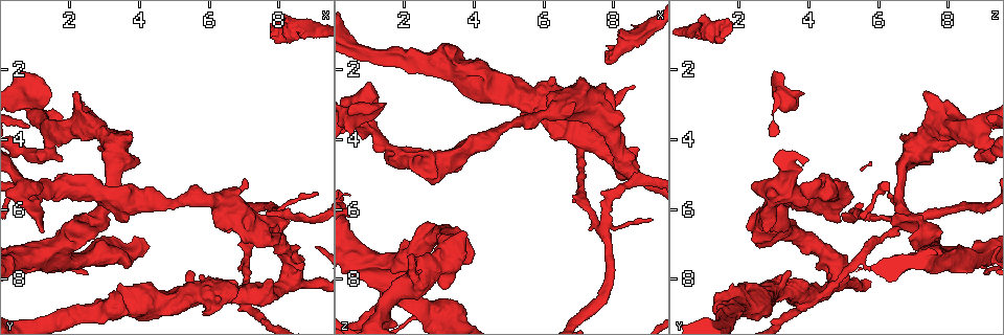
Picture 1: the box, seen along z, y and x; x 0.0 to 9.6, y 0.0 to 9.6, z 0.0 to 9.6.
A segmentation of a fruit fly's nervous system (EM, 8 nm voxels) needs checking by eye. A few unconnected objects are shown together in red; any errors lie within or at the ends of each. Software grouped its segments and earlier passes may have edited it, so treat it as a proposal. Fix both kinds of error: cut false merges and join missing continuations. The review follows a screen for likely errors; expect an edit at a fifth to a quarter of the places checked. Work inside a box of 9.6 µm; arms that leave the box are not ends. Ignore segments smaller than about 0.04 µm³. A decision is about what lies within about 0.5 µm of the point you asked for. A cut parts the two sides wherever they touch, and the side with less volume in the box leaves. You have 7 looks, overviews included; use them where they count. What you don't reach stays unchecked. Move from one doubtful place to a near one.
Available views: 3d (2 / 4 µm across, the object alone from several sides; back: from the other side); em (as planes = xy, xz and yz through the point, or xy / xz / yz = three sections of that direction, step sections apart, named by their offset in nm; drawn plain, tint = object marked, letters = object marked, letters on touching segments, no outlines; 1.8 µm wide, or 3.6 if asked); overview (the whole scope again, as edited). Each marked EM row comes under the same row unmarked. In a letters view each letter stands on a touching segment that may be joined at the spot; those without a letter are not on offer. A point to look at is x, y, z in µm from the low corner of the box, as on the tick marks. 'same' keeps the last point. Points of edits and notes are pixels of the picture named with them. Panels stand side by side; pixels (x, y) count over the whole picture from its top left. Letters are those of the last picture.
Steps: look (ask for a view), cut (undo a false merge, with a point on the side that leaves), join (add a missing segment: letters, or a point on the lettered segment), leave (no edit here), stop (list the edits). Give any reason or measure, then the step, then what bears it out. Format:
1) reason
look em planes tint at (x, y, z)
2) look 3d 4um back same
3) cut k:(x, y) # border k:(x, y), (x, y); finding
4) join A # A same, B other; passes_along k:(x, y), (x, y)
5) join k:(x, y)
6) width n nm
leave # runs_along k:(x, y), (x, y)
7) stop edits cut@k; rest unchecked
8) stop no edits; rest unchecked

thin arm on a thick one
look em 3.6um planes letters at (7.10, 8.45, 4.15)

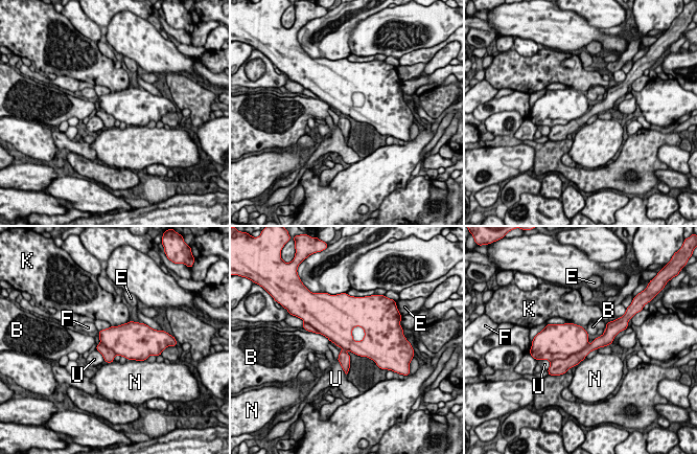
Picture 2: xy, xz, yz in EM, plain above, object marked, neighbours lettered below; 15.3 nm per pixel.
cut 2:(558, 367) # B other, E other, F other, K other, N other, U other; part_leaving 2:(608, 332), (581, 356), (558, 362); a second cell is stuck on

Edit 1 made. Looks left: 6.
abrupt turn
look 3d 2um at (1.15, 4.45, 9.05)

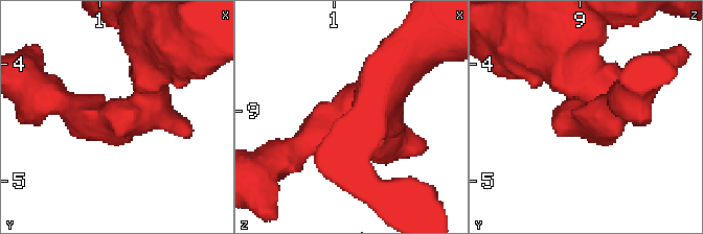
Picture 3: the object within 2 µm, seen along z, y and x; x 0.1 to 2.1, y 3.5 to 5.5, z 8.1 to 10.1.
look em planes tint at (1.18, 4.48, 9.04)

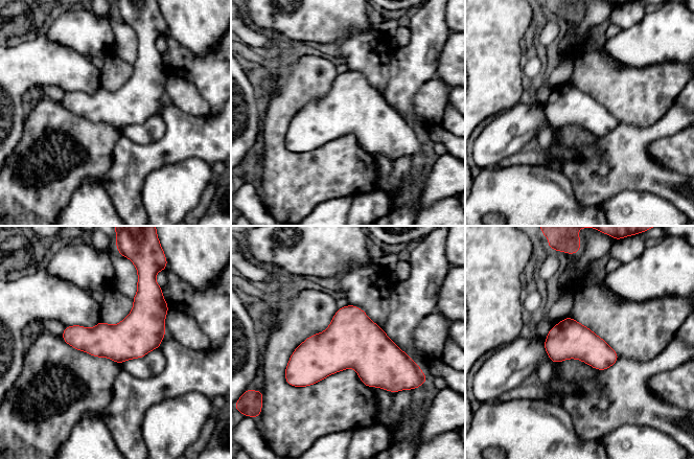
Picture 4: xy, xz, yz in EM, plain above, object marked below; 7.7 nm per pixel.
look em planes letters same

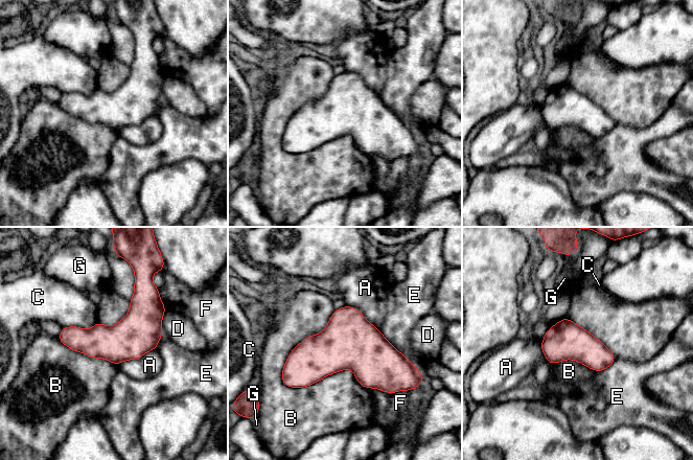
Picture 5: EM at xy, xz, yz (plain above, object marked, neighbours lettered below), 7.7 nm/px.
leave # A other, B other, C other, D other, E other, F other, G other; border 5:(336, 309), (287, 355), (281, 380); one cell here

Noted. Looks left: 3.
abrupt turn
look 3d 4um at (0.70, 2.30, 3.05)

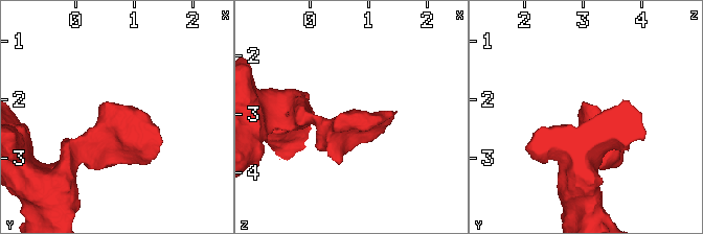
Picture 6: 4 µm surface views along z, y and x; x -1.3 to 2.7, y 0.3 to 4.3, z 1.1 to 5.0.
need the tissue
look em yz step 8 tint at (0.65, 2.35, 3.10)

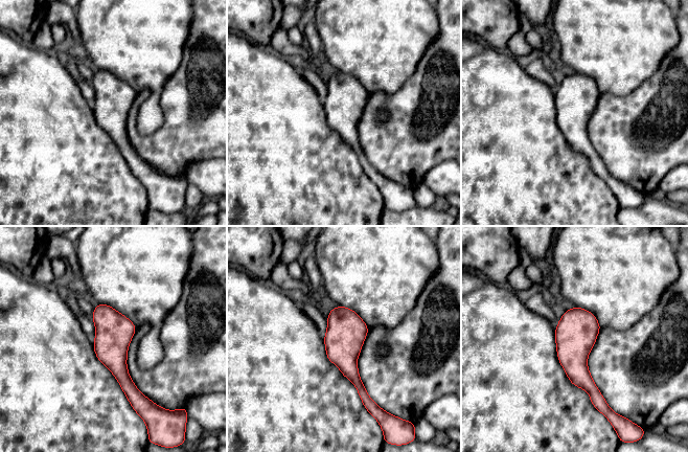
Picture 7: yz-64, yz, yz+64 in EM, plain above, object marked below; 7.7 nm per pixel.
look em xy step 8 letters same

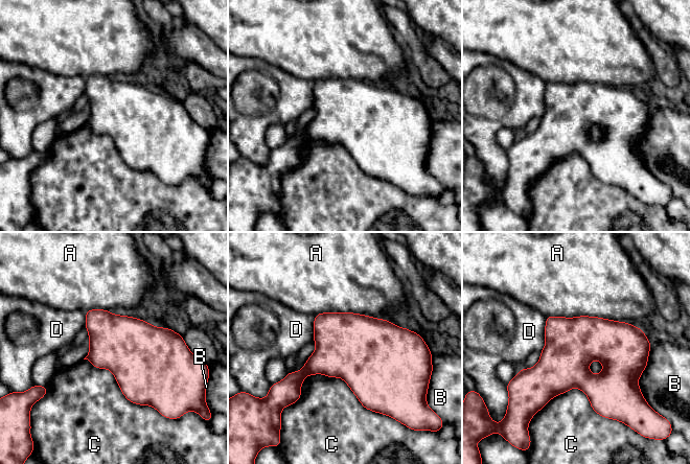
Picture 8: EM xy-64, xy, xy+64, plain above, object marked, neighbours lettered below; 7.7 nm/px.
leave # A other, B other, C other, D other; border 8:(651, 344), (640, 389); one cell here

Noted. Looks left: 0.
stop edits cut@2; rest unchecked

